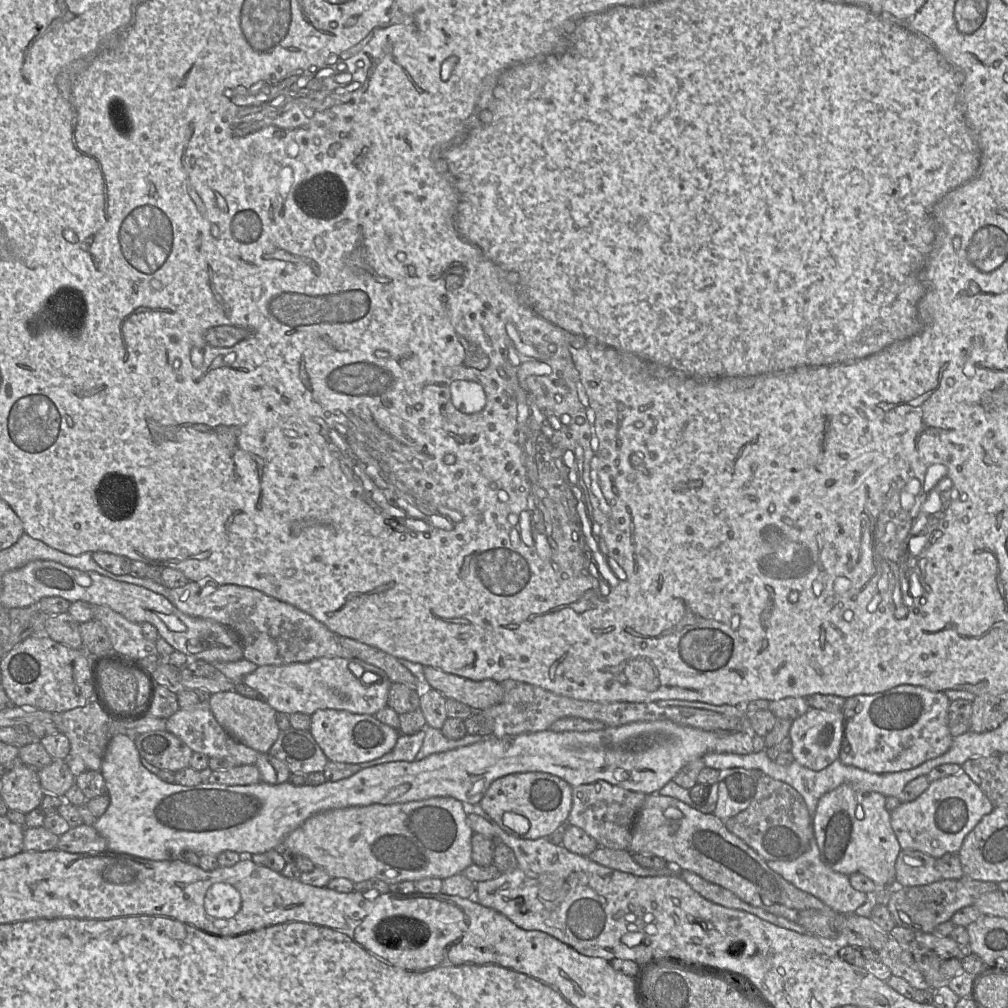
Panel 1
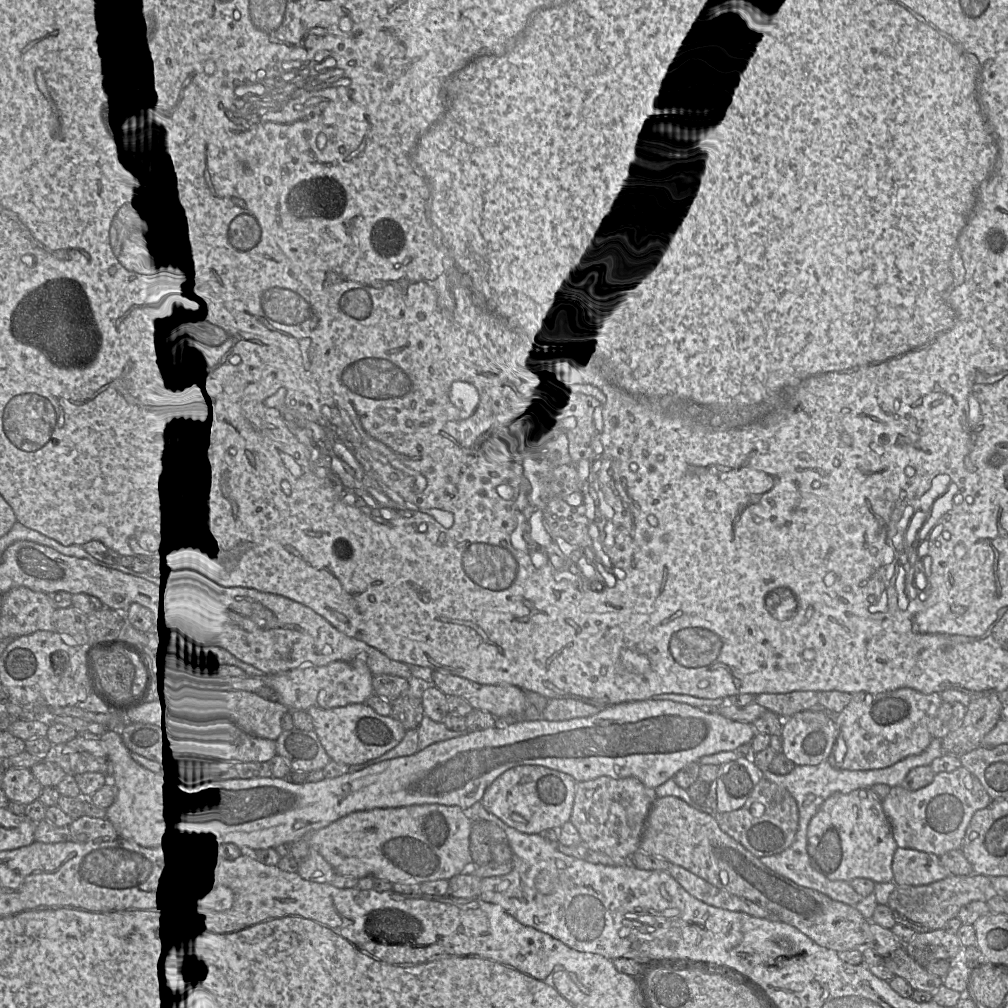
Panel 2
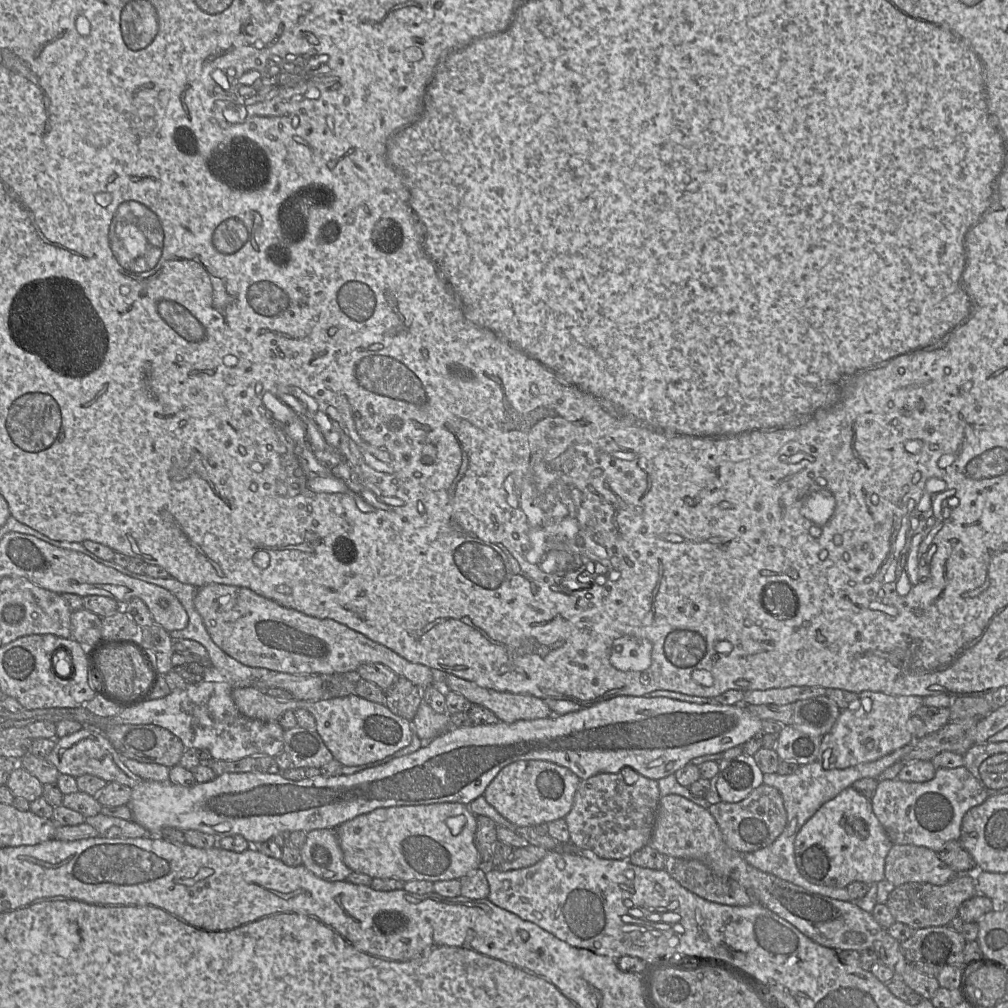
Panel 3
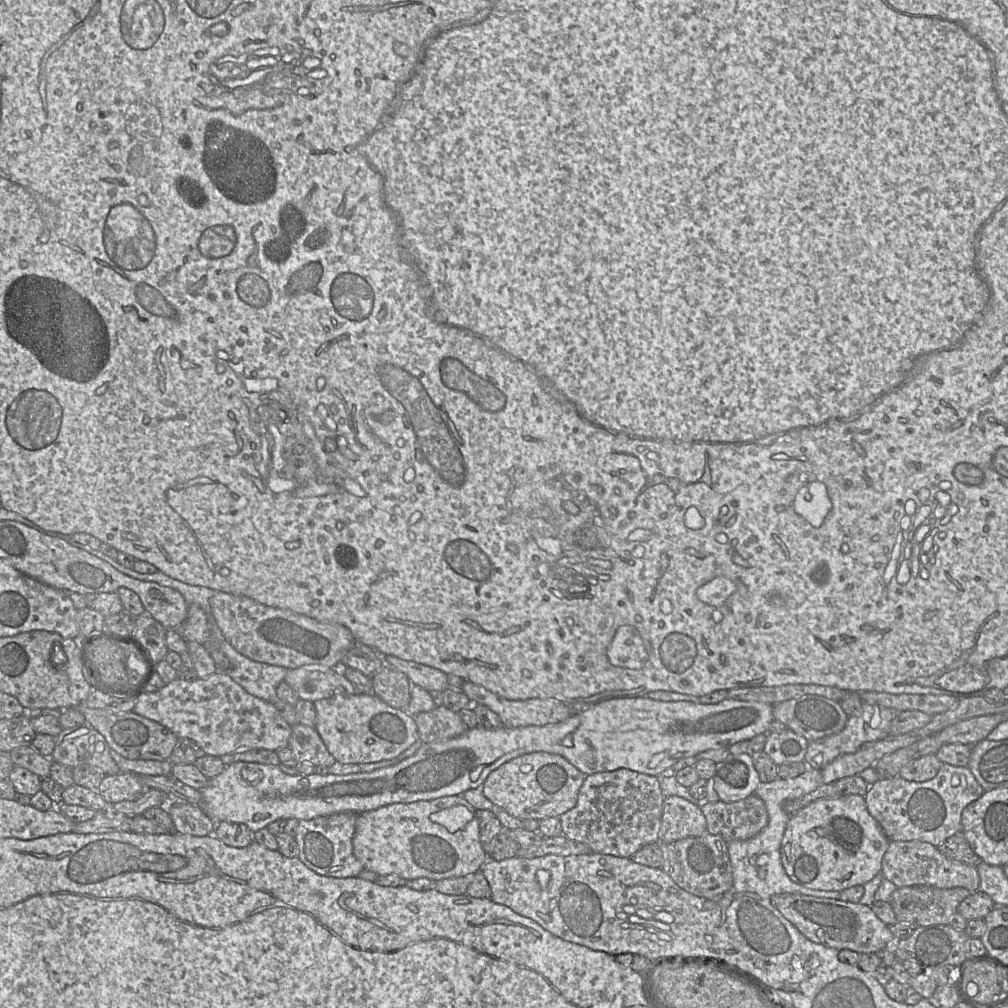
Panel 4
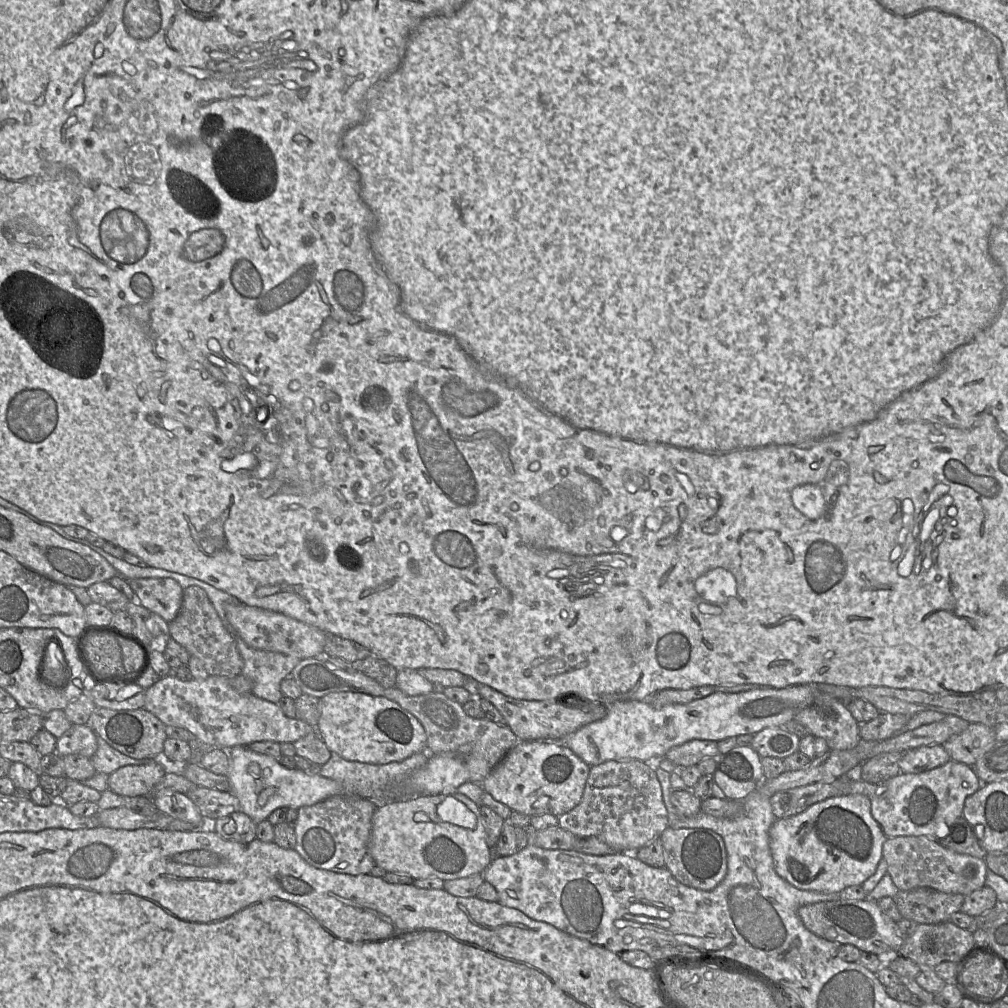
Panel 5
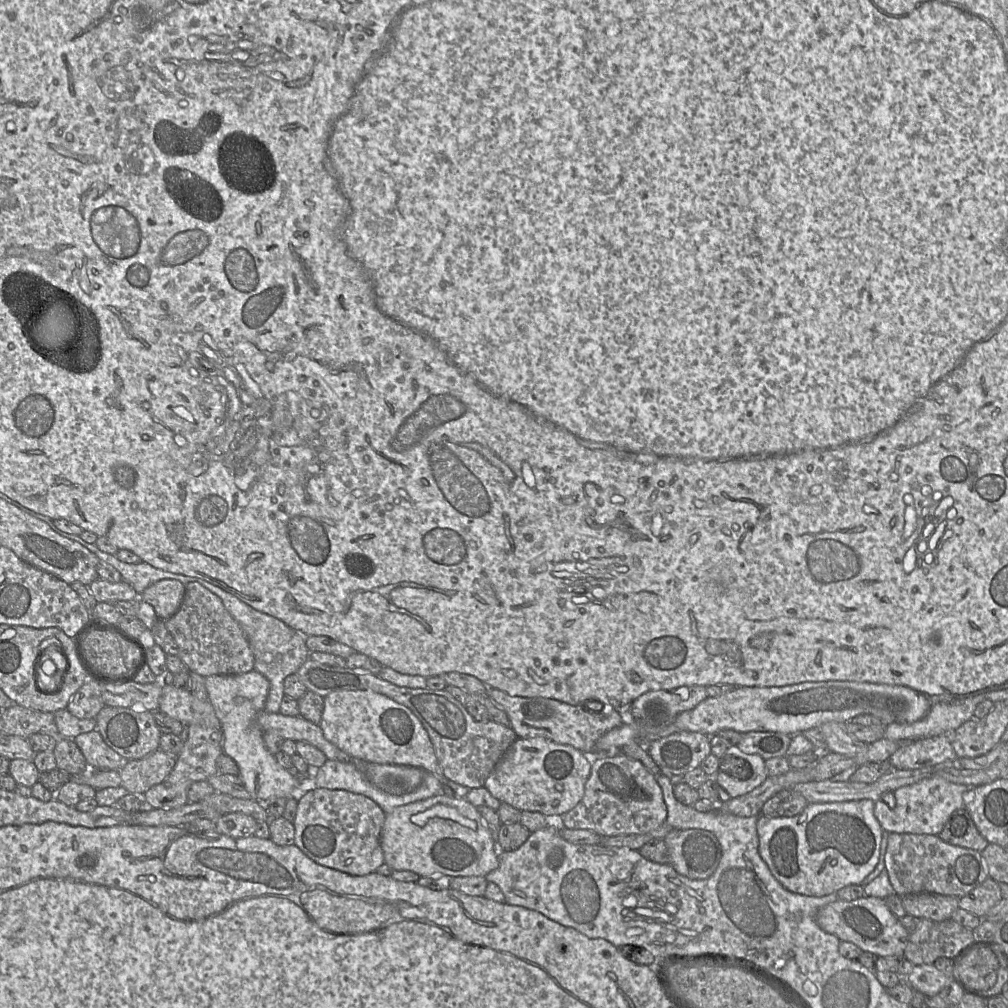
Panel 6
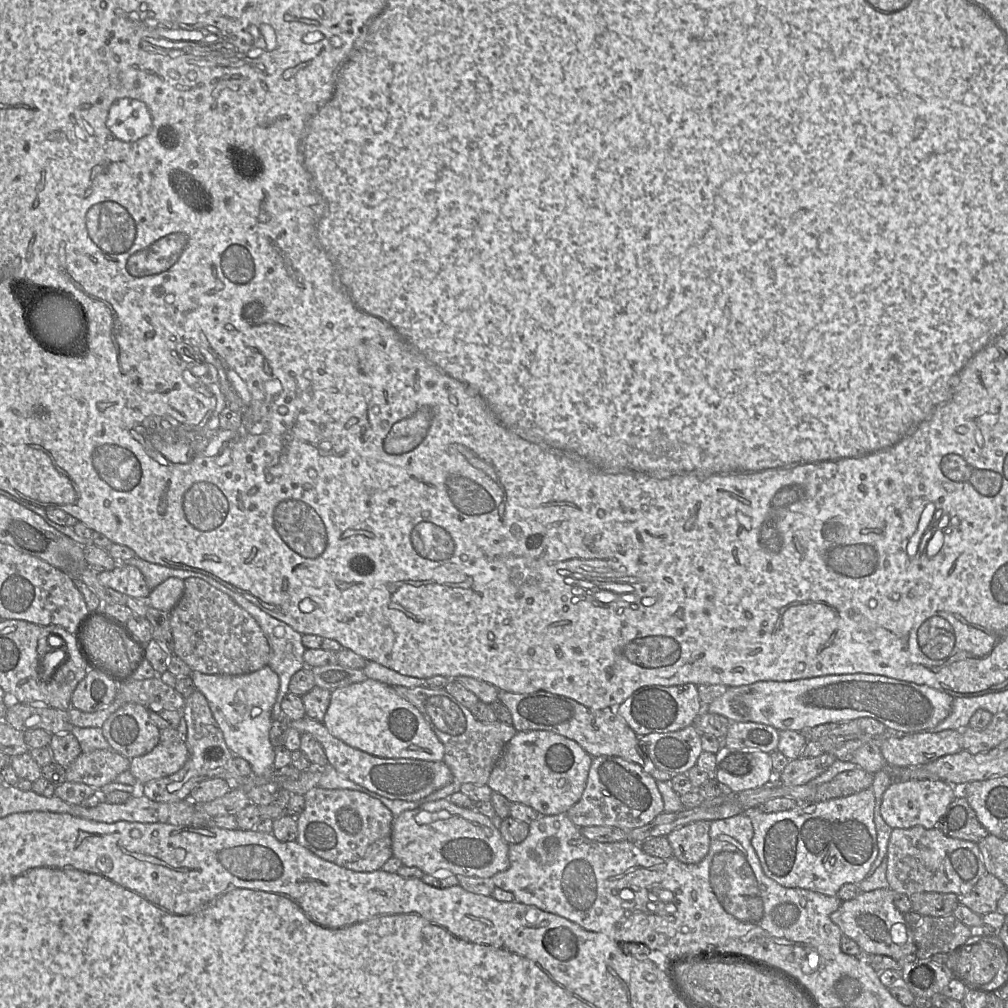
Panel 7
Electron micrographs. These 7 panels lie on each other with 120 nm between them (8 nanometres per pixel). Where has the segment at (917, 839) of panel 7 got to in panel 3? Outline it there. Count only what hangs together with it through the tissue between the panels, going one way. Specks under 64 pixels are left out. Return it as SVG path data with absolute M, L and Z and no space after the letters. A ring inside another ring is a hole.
M893 844L885 859L885 879L895 887L908 883L944 885L957 873L929 848Z

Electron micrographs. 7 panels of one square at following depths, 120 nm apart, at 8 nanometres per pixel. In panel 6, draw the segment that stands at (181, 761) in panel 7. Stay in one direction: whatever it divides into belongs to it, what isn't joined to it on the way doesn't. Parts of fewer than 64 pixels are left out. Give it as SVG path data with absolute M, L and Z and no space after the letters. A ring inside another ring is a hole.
M161 749L141 758L129 760L121 769L121 786L133 794L145 794L151 787L163 782L175 767L177 756L168 754Z

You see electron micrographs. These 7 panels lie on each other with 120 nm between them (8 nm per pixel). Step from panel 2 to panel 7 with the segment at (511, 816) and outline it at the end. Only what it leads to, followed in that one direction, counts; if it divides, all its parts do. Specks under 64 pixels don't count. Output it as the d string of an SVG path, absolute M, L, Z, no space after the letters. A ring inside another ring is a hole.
M517 732L504 747L487 785L512 803L533 808L540 816L558 815L580 800L592 760L575 741L554 732Z

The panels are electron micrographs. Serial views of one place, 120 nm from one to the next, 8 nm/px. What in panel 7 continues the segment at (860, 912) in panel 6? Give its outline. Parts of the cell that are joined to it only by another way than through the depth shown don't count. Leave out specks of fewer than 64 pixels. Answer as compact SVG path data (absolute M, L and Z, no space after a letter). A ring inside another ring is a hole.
M890 887L861 892L849 901L842 901L830 918L843 935L854 940L862 951L885 955L895 960L916 957L913 929L906 922L904 914L896 908L893 896L894 891Z

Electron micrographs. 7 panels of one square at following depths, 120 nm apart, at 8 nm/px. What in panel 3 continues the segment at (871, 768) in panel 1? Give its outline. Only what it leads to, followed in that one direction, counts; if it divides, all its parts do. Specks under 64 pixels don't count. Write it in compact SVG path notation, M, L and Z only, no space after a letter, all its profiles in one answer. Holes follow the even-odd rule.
M863 691L858 699L841 710L832 729L822 736L816 761L825 770L845 769L876 761L914 741L908 730L911 715L923 706L920 696L893 696L882 692Z

